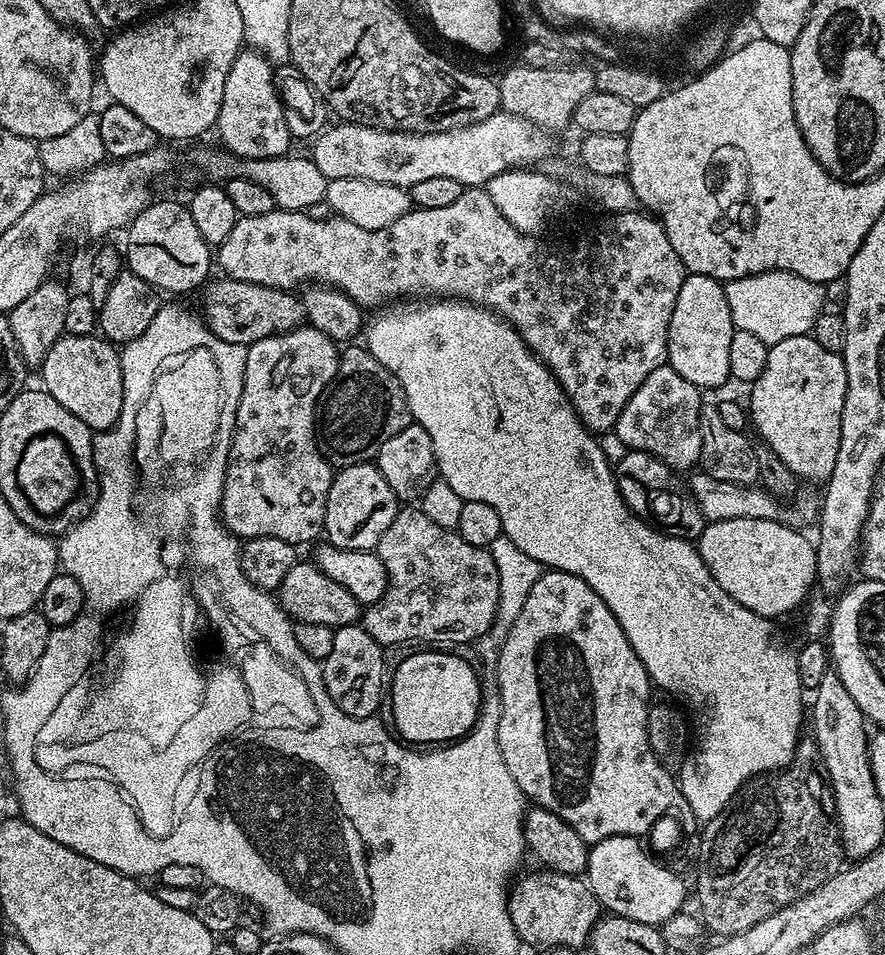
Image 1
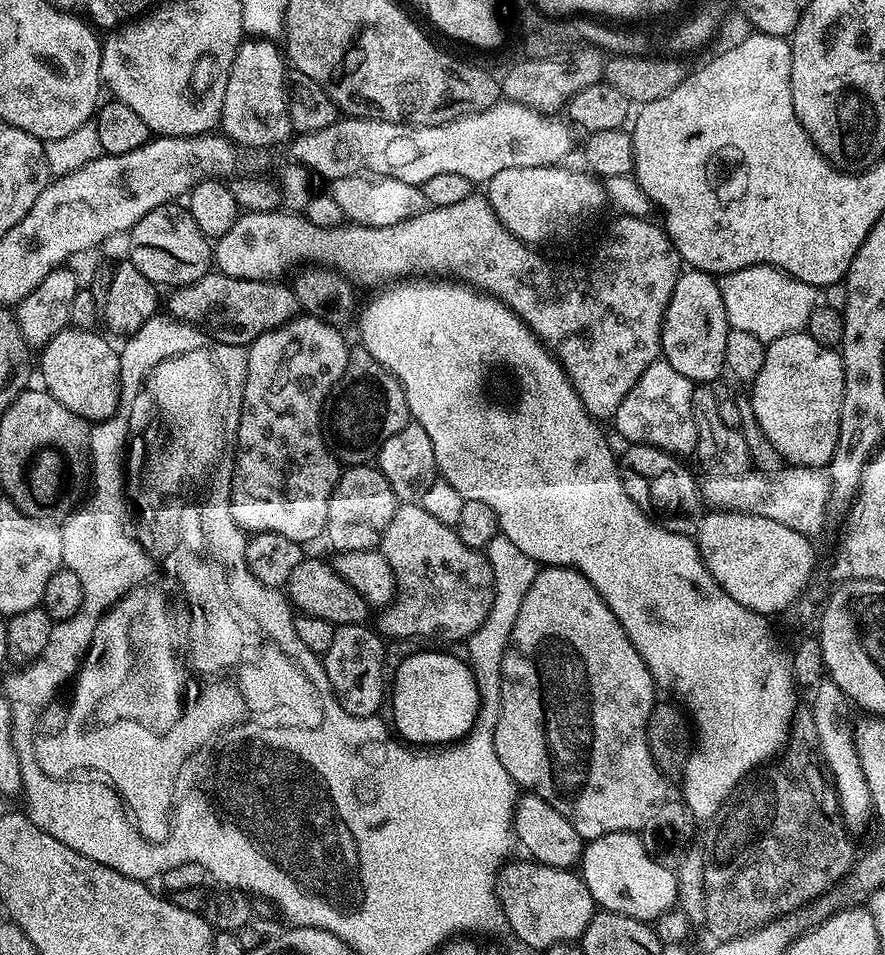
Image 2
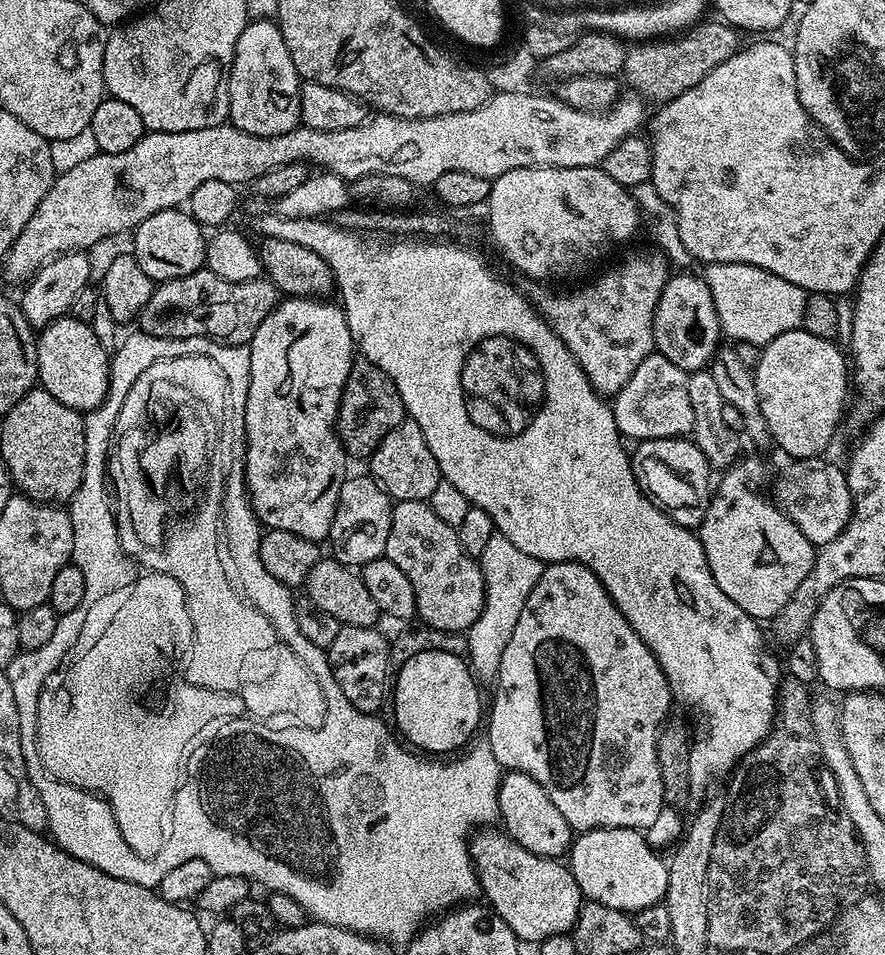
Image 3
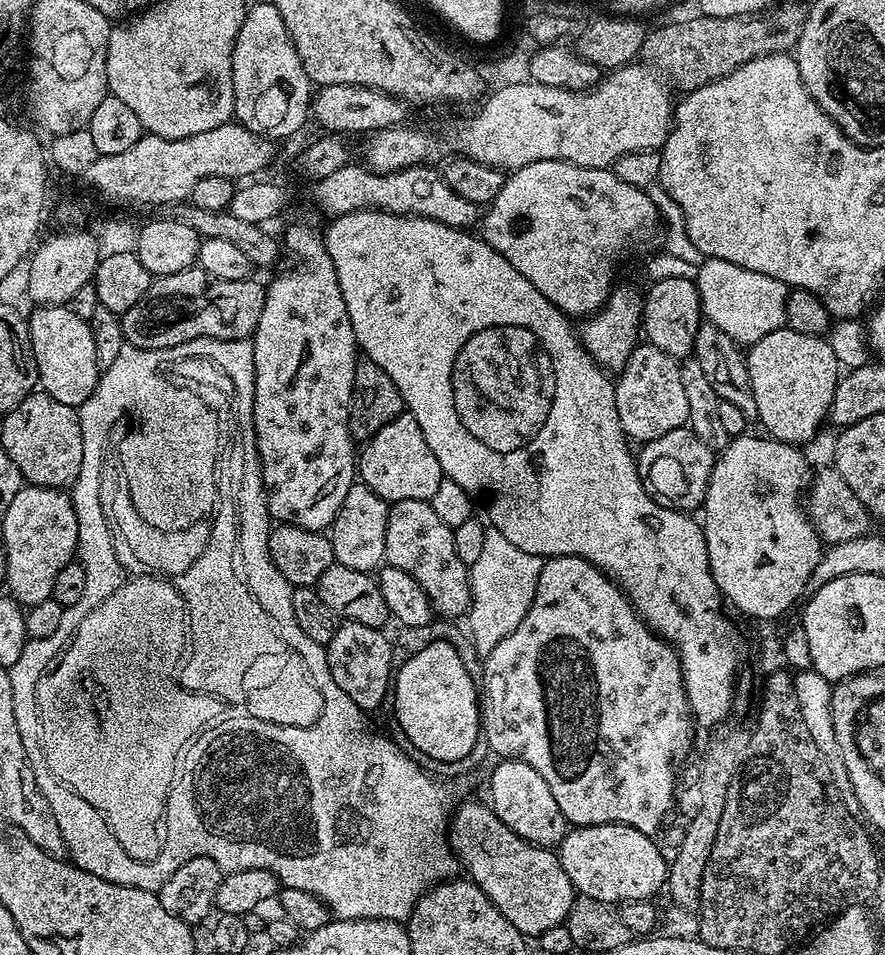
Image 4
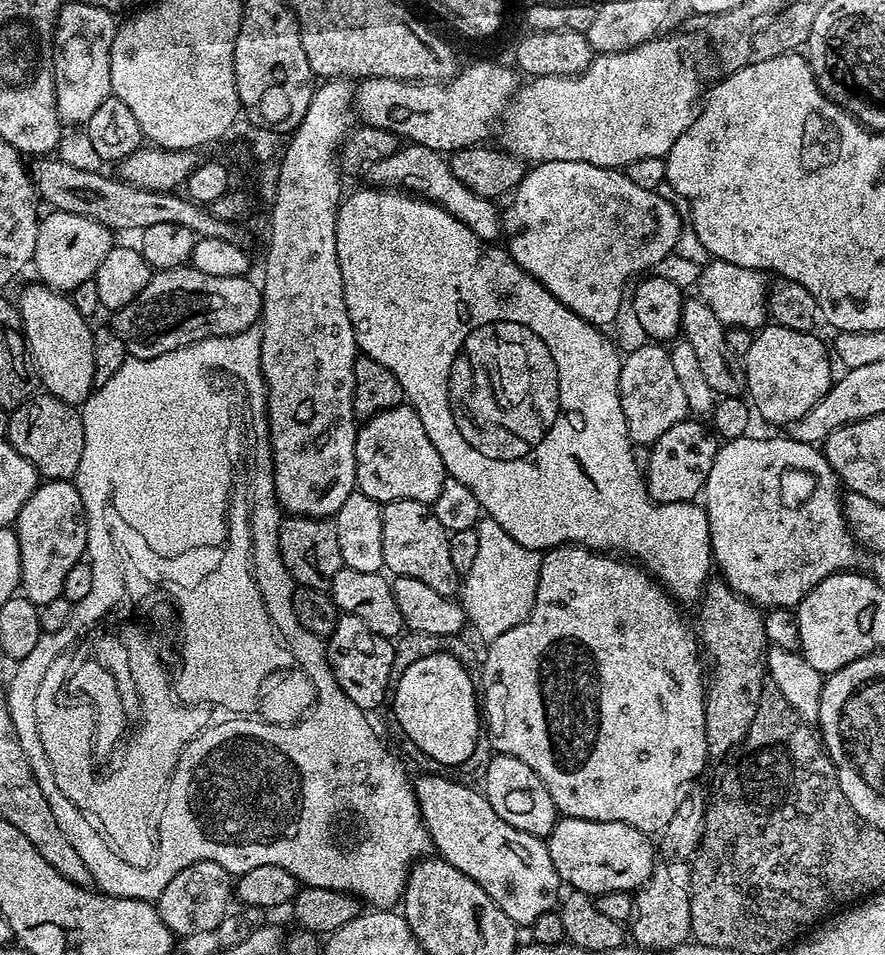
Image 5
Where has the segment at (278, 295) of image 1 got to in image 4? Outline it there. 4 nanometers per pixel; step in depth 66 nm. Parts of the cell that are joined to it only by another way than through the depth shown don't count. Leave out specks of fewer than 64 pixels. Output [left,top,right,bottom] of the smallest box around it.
[119,266,265,352]

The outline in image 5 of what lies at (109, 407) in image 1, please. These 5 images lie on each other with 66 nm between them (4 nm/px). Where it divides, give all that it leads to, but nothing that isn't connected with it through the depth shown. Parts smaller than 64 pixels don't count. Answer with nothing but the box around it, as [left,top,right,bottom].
[18,282,94,406]

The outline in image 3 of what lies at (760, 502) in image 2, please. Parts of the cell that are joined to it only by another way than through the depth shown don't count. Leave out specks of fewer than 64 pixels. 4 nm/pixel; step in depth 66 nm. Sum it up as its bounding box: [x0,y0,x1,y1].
[774,458,852,546]

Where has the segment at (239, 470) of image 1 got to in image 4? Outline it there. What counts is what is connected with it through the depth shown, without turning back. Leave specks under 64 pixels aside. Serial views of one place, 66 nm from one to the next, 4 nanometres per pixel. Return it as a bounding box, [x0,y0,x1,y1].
[250,224,358,532]

